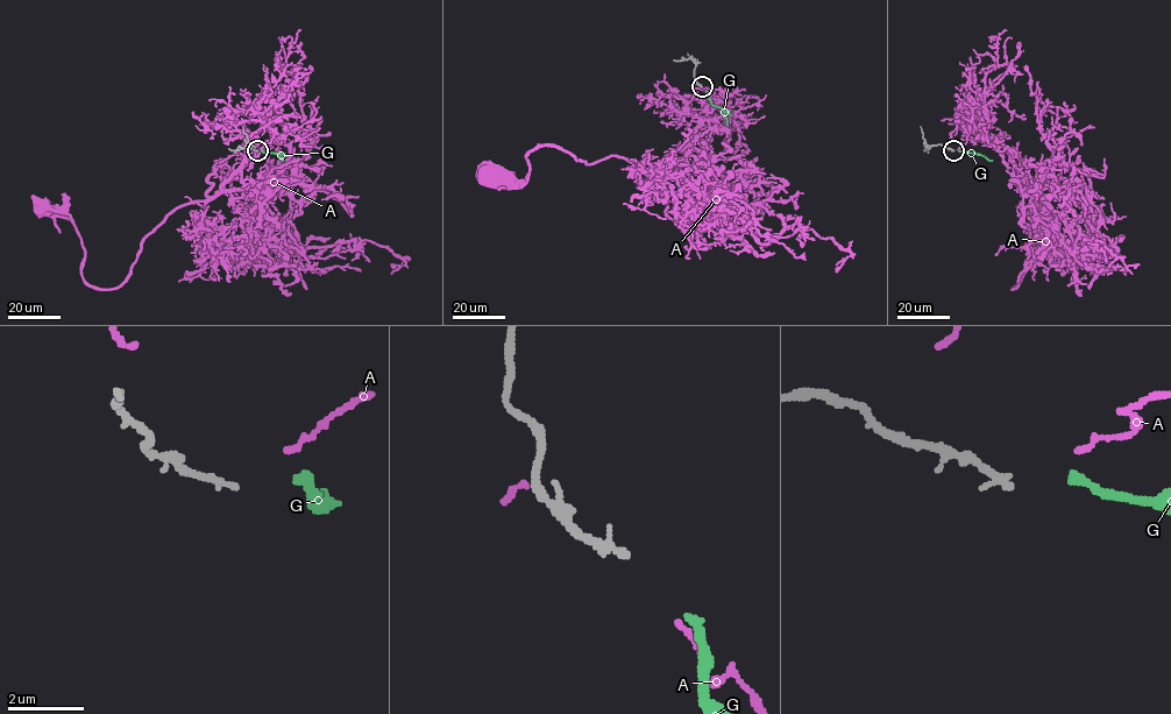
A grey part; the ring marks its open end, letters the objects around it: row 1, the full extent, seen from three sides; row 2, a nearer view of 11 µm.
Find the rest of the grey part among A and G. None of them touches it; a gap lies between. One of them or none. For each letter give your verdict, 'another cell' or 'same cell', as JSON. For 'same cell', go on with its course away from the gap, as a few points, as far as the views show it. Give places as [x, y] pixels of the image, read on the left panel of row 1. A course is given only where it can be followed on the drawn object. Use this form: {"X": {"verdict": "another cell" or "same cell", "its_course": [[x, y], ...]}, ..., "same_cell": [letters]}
{"A": {"verdict": "another cell"}, "G": {"verdict": "same cell", "its_course": [[261, 150], [278, 153], [283, 161]]}, "same_cell": ["G"]}

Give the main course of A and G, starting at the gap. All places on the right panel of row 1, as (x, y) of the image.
A: (958, 148), (983, 127), (1035, 199), (1023, 211), (1028, 263), (1013, 289), (1045, 241), (1041, 205)
G: (958, 150), (984, 155), (992, 161)

